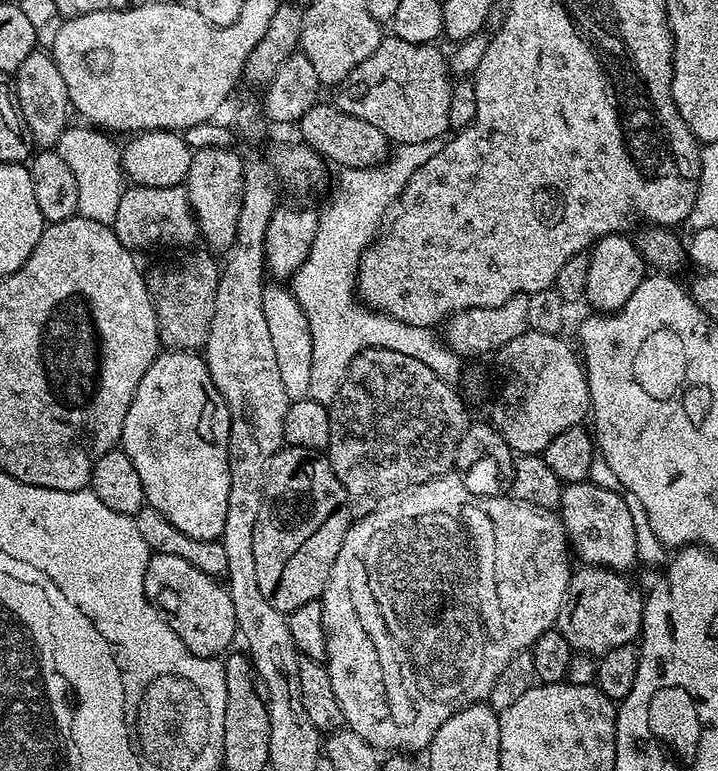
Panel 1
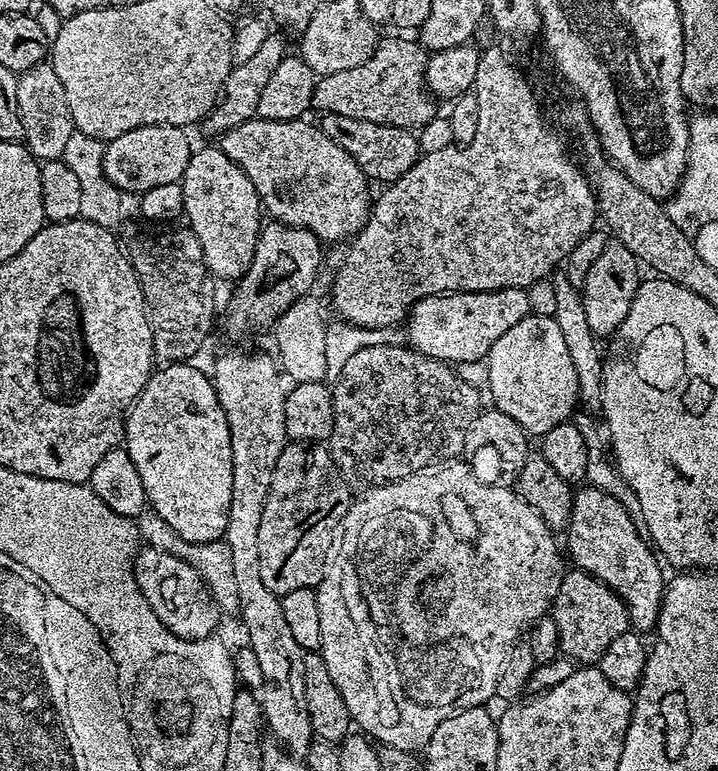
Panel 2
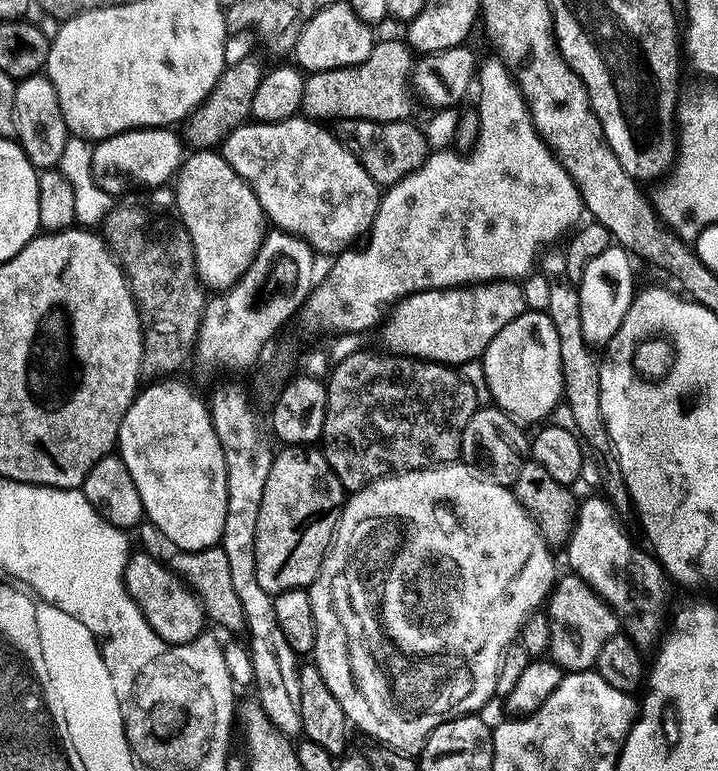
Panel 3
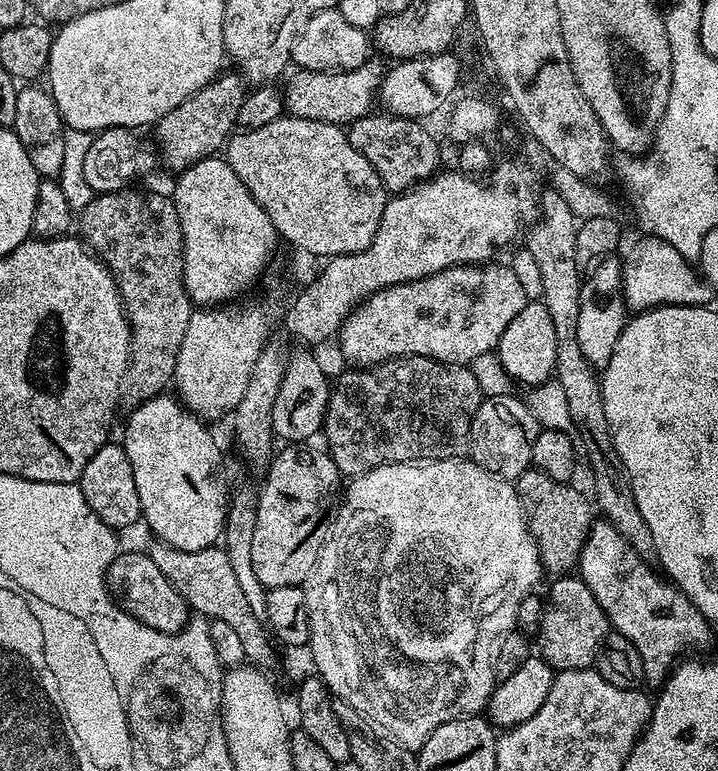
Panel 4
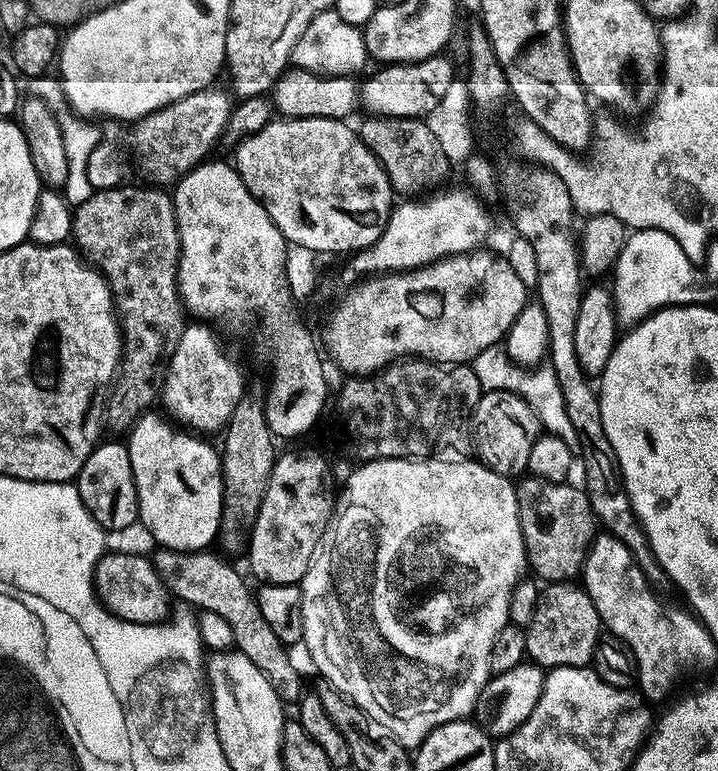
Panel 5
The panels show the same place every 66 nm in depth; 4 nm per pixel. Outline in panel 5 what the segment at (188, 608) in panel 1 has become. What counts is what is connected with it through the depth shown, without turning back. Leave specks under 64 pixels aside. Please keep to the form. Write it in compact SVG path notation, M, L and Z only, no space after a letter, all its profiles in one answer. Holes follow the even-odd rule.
M105 551L96 564L96 571L92 573L92 583L97 600L119 620L135 624L157 624L169 615L168 587L156 573L155 563L149 557Z

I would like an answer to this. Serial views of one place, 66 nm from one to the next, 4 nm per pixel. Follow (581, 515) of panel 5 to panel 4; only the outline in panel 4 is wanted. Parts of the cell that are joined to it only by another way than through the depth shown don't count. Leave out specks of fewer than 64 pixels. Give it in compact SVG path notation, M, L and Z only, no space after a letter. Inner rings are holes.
M534 466L527 468L514 482L524 512L524 522L540 552L543 571L552 574L568 574L579 565L582 546L588 540L588 531L594 523L594 504L584 497L571 483L554 482Z

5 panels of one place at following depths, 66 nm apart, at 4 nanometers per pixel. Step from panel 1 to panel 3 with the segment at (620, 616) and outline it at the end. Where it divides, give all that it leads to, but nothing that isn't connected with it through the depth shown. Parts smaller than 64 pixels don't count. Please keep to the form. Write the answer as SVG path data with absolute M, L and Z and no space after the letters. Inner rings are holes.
M561 575L547 601L546 611L550 622L550 659L565 673L586 672L595 665L602 646L621 631L614 610L582 577Z

